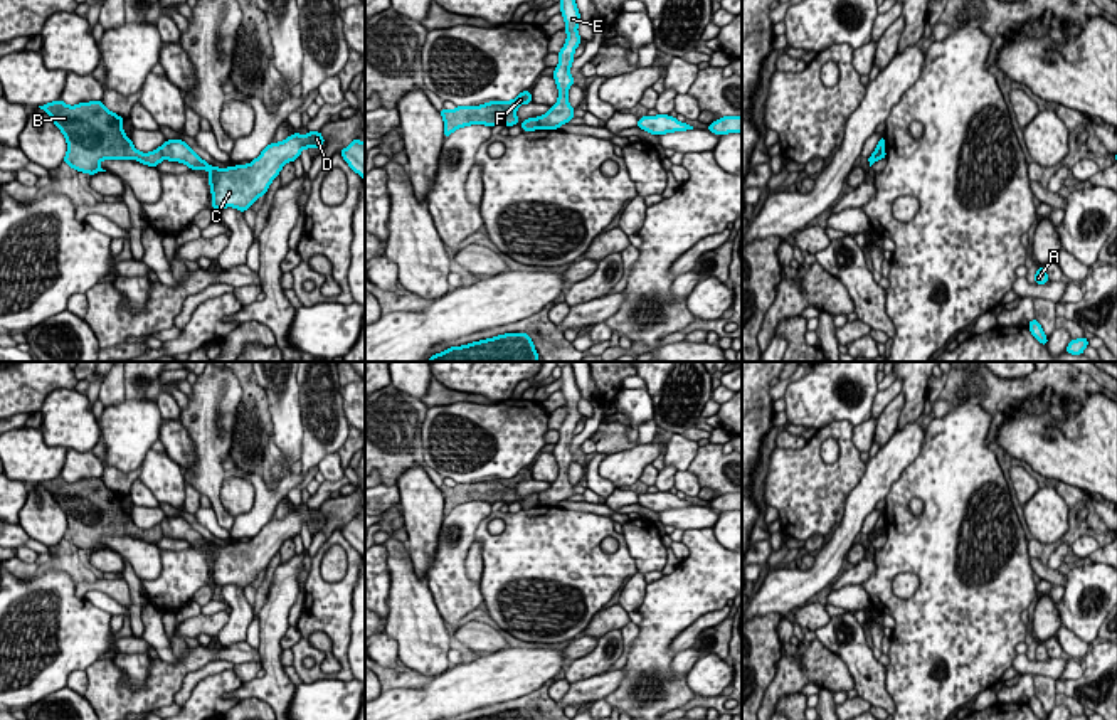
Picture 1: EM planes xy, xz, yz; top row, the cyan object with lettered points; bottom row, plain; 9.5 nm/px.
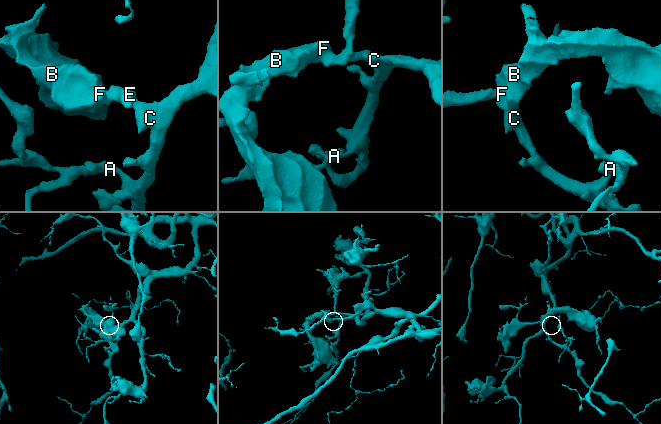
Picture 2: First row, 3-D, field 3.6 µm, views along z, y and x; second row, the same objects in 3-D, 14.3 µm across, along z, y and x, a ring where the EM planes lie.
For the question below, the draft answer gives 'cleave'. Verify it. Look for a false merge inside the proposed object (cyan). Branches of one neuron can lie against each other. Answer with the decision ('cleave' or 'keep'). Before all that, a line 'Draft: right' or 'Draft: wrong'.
Draft: right
cleave

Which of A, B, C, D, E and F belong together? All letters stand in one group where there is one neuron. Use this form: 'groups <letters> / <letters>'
groups A C D E / B F

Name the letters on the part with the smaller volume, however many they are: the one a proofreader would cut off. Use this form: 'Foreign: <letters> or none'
Foreign: B, F

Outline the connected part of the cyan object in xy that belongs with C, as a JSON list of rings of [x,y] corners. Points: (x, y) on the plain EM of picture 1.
[[[308,508],[306,513],[294,510],[284,518],[271,520],[249,542],[229,545],[210,543],[182,516],[168,516],[160,527],[165,537],[180,538],[190,547],[207,547],[214,585],[234,584],[246,589],[261,572],[266,572],[271,559],[279,552],[288,538],[294,538],[303,525],[325,521],[320,508]]]

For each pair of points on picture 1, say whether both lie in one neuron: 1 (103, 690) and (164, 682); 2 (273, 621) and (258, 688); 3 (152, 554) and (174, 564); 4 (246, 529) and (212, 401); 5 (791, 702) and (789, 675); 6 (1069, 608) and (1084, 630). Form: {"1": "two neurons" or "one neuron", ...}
{"1": "one neuron", "2": "one neuron", "3": "two neurons", "4": "two neurons", "5": "two neurons", "6": "one neuron"}

